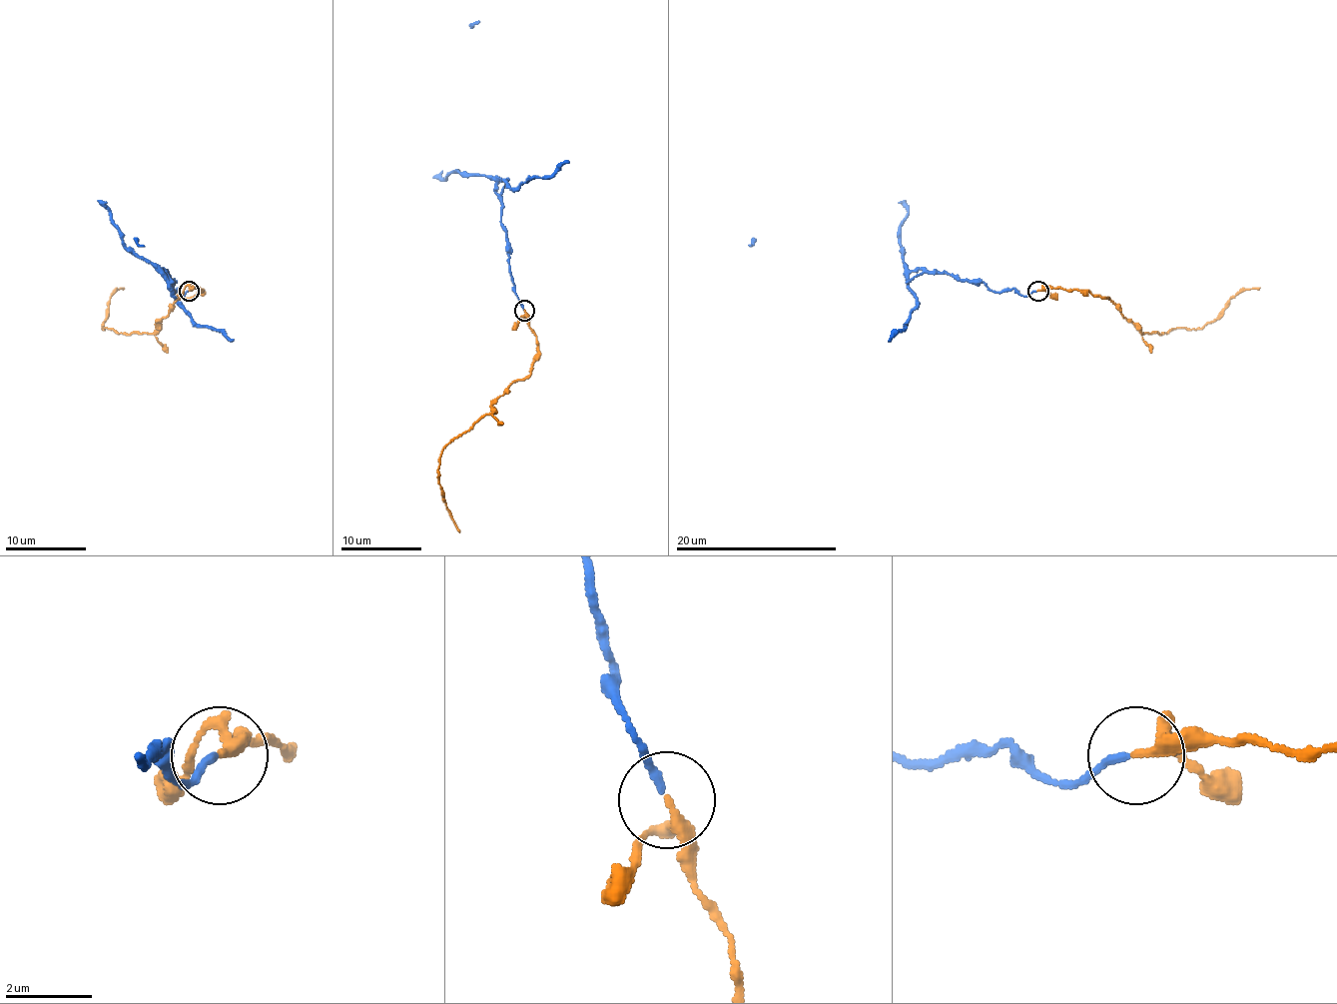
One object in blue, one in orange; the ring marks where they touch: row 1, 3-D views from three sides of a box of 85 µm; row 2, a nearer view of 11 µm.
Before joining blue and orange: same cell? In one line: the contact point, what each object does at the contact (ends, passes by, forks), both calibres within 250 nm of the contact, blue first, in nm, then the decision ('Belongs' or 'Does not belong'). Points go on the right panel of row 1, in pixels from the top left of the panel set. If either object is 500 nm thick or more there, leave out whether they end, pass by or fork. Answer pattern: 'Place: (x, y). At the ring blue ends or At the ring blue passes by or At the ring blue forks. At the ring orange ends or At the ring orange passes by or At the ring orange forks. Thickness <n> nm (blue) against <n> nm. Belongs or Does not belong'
Place: (1037, 291). At the ring blue ends. At the ring orange passes by. Thickness 160 nm (blue) against 190 nm. Belongs

